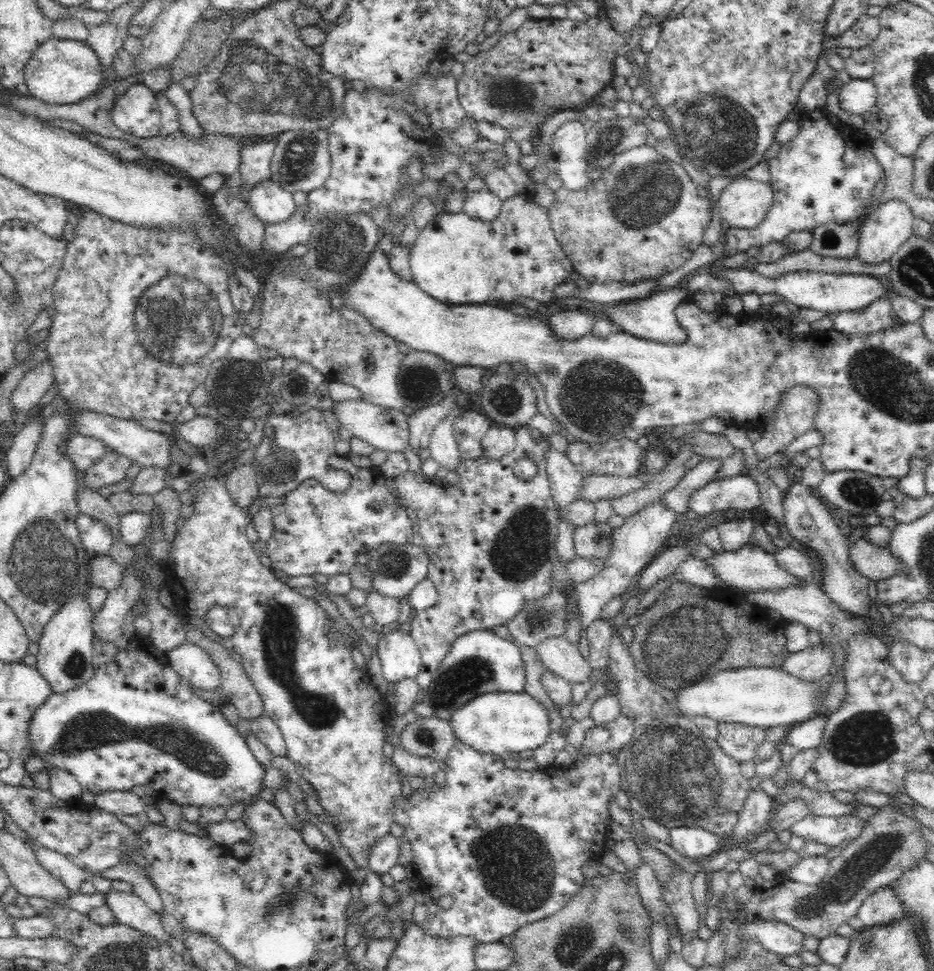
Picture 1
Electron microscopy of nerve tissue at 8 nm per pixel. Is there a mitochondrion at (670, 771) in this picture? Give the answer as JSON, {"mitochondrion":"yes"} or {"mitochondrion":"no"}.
{"mitochondrion":"yes"}

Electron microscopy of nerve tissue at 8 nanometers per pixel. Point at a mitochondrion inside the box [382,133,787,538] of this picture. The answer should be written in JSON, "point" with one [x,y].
{"point":[641,193]}

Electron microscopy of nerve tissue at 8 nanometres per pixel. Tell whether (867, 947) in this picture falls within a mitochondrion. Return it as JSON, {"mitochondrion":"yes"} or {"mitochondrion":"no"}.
{"mitochondrion":"yes"}

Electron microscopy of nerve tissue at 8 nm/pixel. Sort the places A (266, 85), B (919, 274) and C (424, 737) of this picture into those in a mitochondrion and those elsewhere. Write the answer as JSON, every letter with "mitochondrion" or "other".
{"A":"mitochondrion","B":"mitochondrion","C":"mitochondrion"}

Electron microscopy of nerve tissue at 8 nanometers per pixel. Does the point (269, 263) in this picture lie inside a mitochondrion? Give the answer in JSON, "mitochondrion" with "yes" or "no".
{"mitochondrion":"no"}

